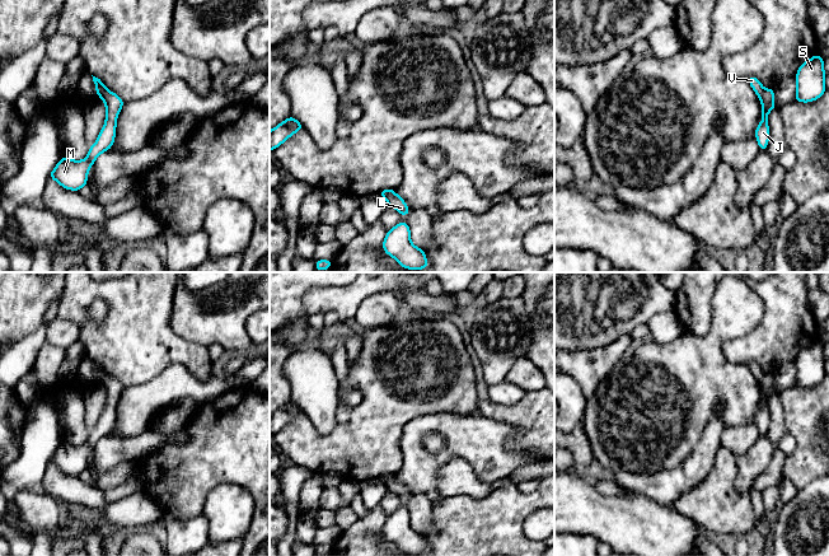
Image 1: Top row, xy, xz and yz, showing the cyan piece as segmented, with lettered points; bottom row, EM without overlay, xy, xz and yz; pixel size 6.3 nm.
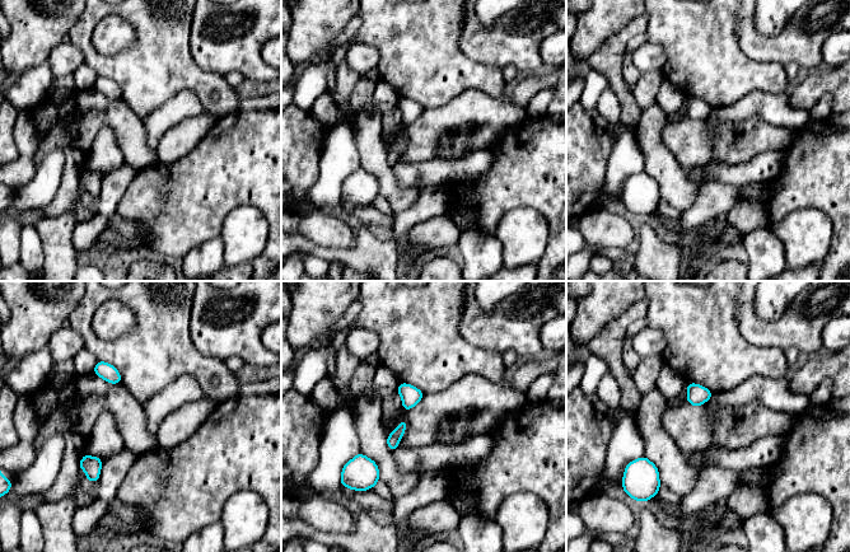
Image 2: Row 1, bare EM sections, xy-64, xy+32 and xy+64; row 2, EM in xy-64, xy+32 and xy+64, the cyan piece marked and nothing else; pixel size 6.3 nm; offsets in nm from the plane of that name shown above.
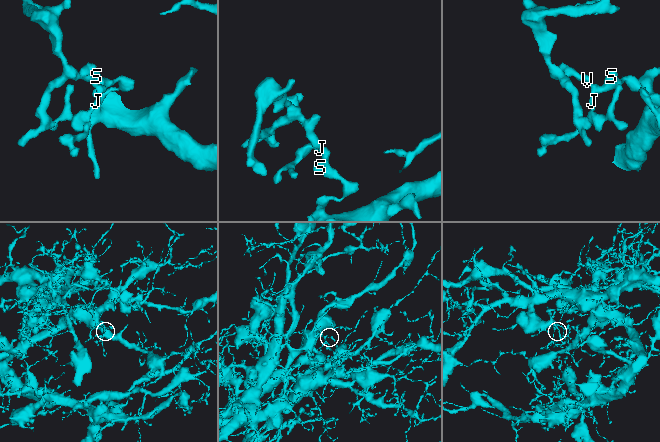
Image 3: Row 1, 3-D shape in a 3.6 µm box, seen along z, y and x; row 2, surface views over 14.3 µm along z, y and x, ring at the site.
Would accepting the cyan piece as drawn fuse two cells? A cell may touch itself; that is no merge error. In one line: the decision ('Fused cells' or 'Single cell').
Fused cells

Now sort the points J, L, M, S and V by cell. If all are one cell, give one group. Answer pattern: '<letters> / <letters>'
J L M S / V

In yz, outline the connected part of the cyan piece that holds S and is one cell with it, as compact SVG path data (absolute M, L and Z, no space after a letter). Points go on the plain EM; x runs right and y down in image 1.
M815 338L801 349L796 358L796 387L809 388L819 384L825 377L824 342Z

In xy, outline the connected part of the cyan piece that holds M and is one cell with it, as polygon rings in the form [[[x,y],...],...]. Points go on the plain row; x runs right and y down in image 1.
[[[106,377],[100,382],[106,389],[106,406],[97,426],[89,433],[84,445],[72,445],[62,441],[50,458],[48,464],[55,464],[60,471],[70,476],[80,476],[88,468],[88,458],[95,444],[112,434],[116,424],[117,402],[125,387],[113,377]]]

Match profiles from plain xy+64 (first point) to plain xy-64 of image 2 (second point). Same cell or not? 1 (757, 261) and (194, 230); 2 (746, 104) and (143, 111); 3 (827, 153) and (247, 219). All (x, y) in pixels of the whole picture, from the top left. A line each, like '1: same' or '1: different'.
1: different
2: different
3: different

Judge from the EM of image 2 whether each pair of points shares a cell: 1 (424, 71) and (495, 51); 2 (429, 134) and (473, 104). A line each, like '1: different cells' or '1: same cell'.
1: different cells
2: same cell

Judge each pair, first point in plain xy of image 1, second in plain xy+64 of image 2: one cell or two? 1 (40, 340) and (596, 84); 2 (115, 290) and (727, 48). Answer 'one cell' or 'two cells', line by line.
1: one cell
2: one cell

